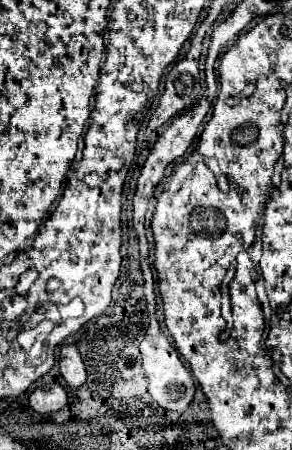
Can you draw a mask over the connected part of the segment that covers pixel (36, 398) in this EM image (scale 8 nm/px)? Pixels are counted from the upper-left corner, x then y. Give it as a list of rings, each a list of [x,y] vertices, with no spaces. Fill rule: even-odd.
[[[53,382],[47,386],[37,386],[31,394],[29,394],[29,406],[39,412],[39,414],[51,414],[61,410],[67,404],[67,390]]]

